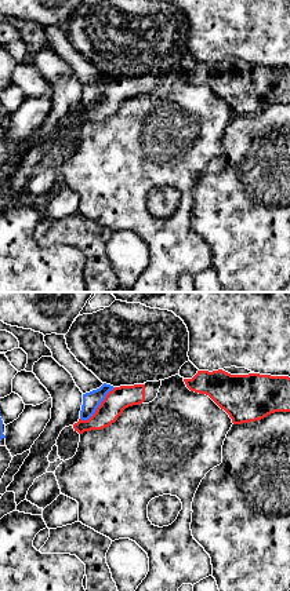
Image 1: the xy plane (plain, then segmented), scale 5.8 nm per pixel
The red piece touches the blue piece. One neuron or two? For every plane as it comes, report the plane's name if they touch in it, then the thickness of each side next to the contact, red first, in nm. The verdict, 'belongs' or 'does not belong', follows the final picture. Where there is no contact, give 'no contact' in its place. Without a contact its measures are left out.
xy | 140/100 nm

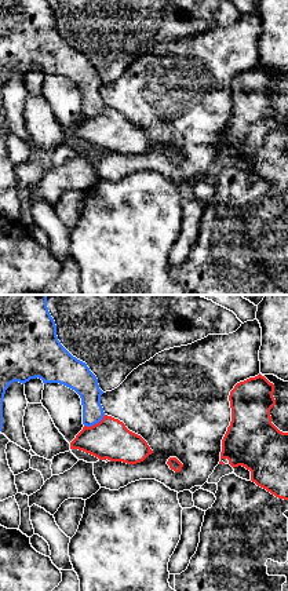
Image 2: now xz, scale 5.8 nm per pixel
xz | 240/150 nm

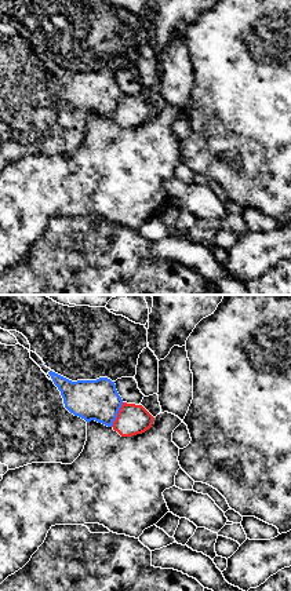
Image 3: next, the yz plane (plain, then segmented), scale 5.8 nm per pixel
yz | 180/240 nm

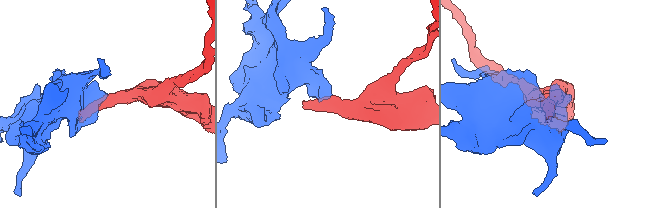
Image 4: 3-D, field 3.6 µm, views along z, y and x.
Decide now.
does not belong

